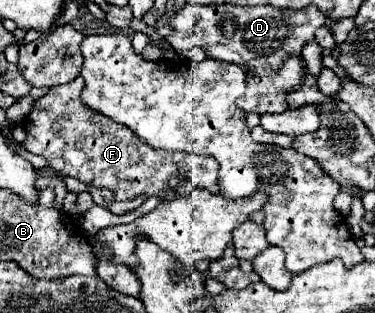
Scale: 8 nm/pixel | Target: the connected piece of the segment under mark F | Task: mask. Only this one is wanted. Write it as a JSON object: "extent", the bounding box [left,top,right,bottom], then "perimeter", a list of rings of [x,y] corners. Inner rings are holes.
{"extent":[23,77,219,201],"perimeter":[[[79,77],[65,85],[51,87],[43,97],[35,99],[35,107],[25,119],[25,131],[27,139],[23,147],[29,153],[45,157],[49,167],[67,177],[75,177],[85,185],[111,189],[115,201],[127,201],[135,195],[177,199],[195,187],[219,193],[219,163],[213,157],[181,151],[173,153],[145,145],[129,127],[109,121],[109,117],[89,109],[79,99]],[[179,185],[185,185],[185,191],[175,191]]]}

